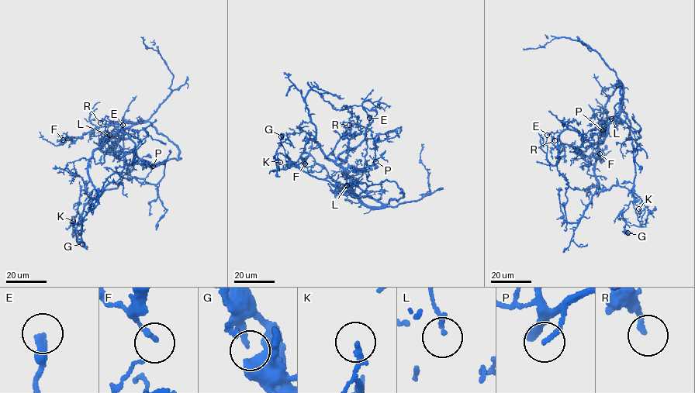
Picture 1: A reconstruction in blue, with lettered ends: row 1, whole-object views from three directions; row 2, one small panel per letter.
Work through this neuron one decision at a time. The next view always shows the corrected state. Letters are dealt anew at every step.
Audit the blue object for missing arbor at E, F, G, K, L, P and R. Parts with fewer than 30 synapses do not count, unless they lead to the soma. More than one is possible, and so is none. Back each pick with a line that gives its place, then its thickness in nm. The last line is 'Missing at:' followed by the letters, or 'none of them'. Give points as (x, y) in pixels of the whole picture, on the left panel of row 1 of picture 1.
Missing at: none of them

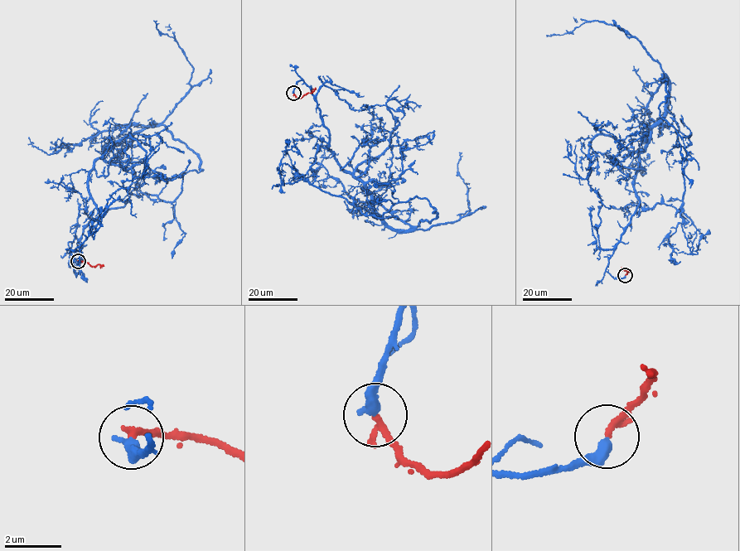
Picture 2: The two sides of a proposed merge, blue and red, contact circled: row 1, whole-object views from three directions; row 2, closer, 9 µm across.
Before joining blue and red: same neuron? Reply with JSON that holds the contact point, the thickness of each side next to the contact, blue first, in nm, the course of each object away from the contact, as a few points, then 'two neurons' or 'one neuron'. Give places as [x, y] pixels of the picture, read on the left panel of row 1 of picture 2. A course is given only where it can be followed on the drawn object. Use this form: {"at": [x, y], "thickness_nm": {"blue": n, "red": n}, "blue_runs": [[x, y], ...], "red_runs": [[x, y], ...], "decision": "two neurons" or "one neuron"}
{"at": [78, 261], "thickness_nm": {"blue": 380, "red": 240}, "blue_runs": [[78, 261], [94, 162], [162, 124], [202, 170], [89, 223], [76, 277], [77, 259]], "red_runs": [[78, 261], [87, 262], [93, 267], [99, 263], [103, 266]], "decision": "one neuron"}

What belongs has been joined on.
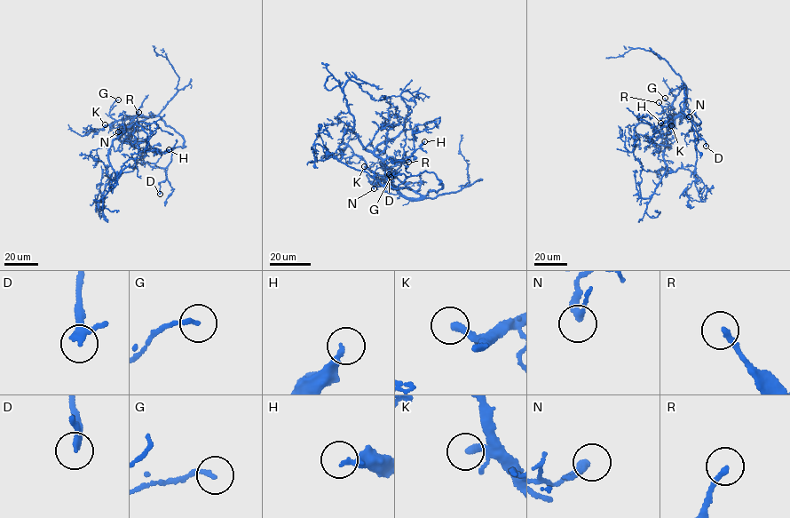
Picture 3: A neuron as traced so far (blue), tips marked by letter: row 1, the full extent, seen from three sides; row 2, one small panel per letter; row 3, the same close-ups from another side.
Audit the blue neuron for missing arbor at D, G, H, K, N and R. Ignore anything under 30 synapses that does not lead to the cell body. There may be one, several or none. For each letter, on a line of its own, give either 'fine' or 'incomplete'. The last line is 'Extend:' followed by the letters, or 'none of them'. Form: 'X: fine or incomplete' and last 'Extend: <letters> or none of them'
D: incomplete
G: fine
H: fine
K: incomplete
N: fine
R: incomplete
Extend: D, K, R

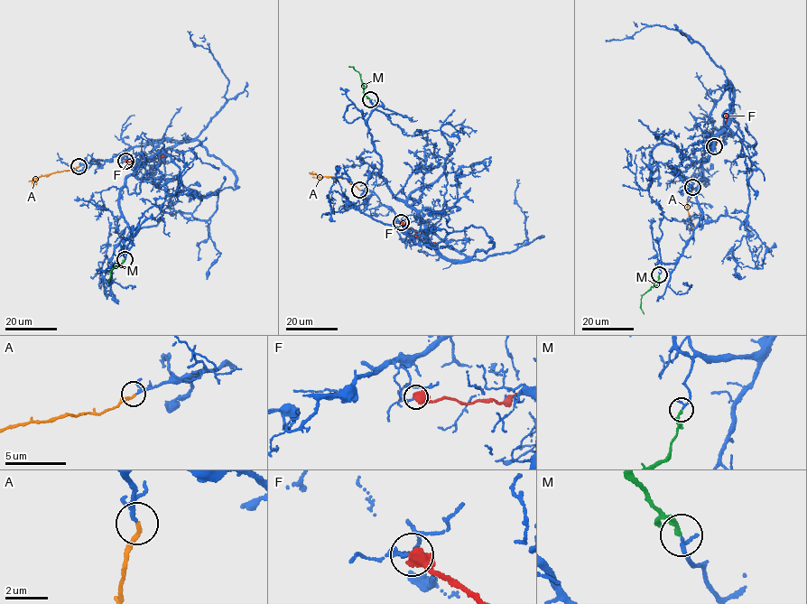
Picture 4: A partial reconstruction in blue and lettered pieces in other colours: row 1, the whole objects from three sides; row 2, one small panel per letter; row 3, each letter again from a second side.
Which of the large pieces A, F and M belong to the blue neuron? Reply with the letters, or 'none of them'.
A, M

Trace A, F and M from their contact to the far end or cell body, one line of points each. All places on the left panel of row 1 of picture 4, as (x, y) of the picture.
A: (78, 165), (32, 181), (37, 182)
F: (125, 161), (143, 162), (163, 155)
M: (125, 259), (110, 271), (109, 283)

